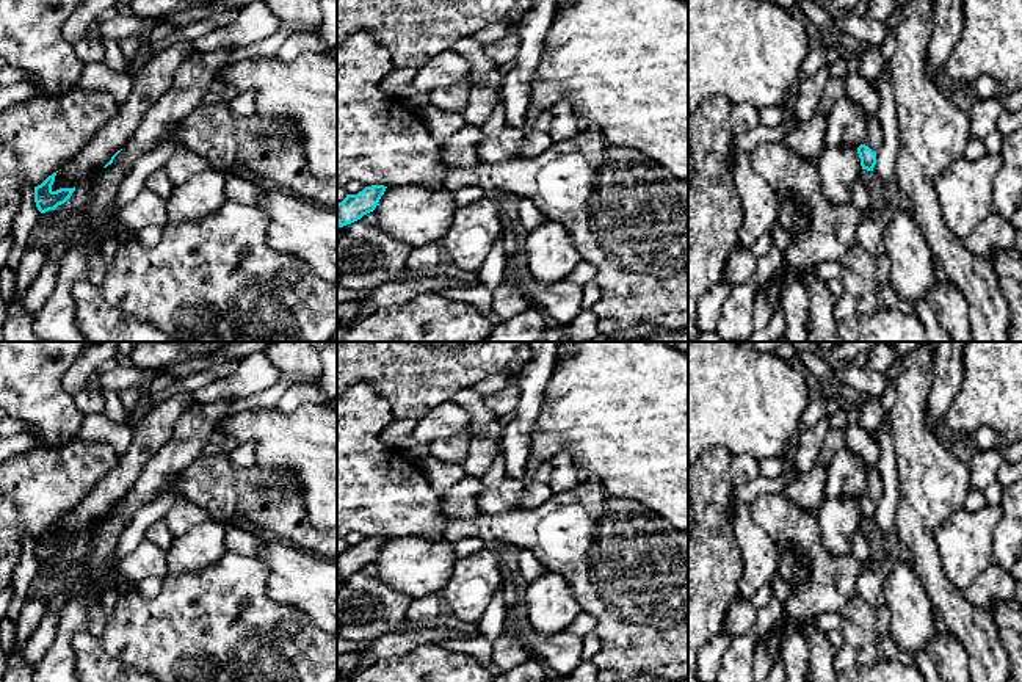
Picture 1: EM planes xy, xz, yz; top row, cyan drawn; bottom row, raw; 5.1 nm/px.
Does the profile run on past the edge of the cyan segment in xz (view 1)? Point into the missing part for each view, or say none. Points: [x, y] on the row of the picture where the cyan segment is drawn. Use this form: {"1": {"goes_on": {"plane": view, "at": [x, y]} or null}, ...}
{"1": {"goes_on": null}}

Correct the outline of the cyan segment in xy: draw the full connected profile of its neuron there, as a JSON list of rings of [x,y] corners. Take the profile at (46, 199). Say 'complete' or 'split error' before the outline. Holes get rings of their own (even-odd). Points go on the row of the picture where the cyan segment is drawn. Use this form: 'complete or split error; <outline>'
complete; [[[56,172],[49,176],[41,185],[34,187],[34,202],[41,213],[55,210],[58,205],[64,204],[75,191],[75,187],[53,191],[52,185],[55,182],[55,176]]]

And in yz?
split error; [[[870,116],[867,122],[867,136],[857,147],[862,169],[873,171],[876,165],[876,154],[881,151],[882,144],[884,144],[882,125],[876,116]]]

